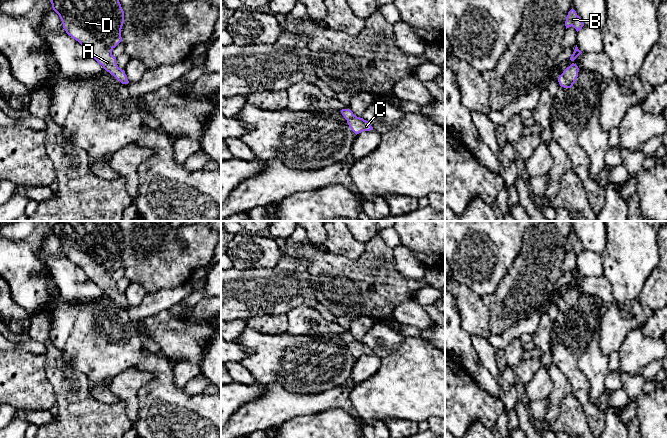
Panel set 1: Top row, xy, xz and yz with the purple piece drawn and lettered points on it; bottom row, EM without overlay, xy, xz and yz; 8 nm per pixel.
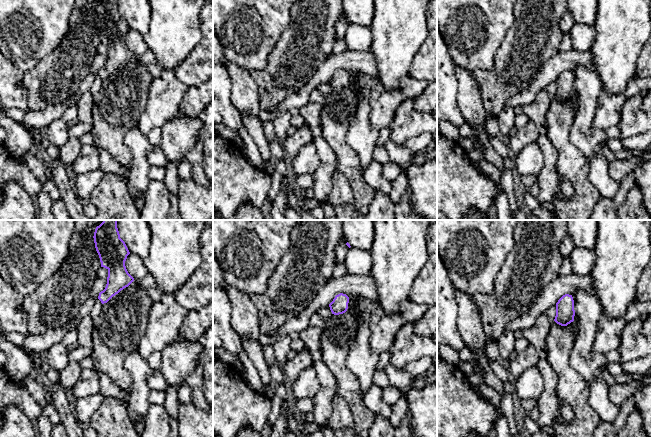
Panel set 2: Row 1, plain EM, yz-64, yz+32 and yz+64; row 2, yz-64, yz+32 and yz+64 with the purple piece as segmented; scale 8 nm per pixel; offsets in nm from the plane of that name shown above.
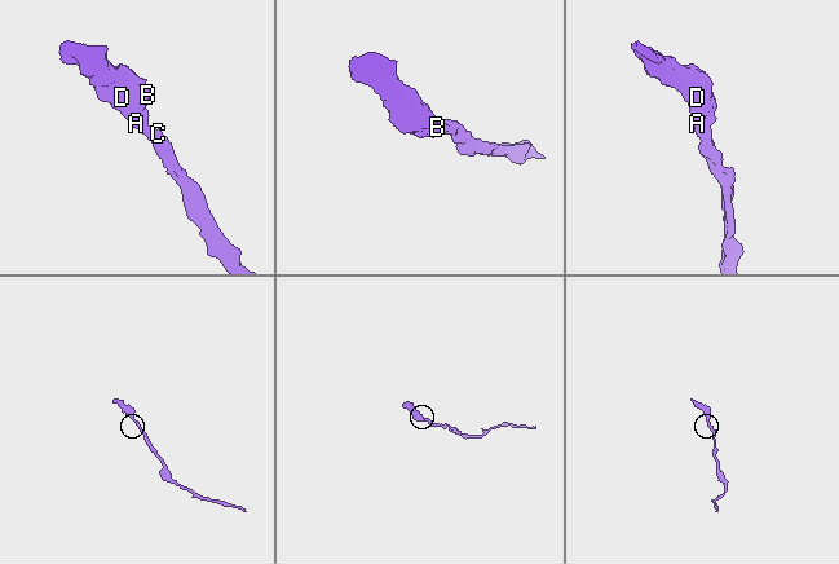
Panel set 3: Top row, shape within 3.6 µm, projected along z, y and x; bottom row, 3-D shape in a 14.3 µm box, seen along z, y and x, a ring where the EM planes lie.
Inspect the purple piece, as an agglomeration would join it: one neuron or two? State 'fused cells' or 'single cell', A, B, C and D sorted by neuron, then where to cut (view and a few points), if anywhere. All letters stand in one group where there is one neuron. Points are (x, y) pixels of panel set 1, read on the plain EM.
single cell; A B C D; no cut

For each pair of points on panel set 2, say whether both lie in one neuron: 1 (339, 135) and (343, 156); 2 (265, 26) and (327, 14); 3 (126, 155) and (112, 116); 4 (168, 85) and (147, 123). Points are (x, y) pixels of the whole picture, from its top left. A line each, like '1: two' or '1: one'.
1: one
2: two
3: one
4: one

